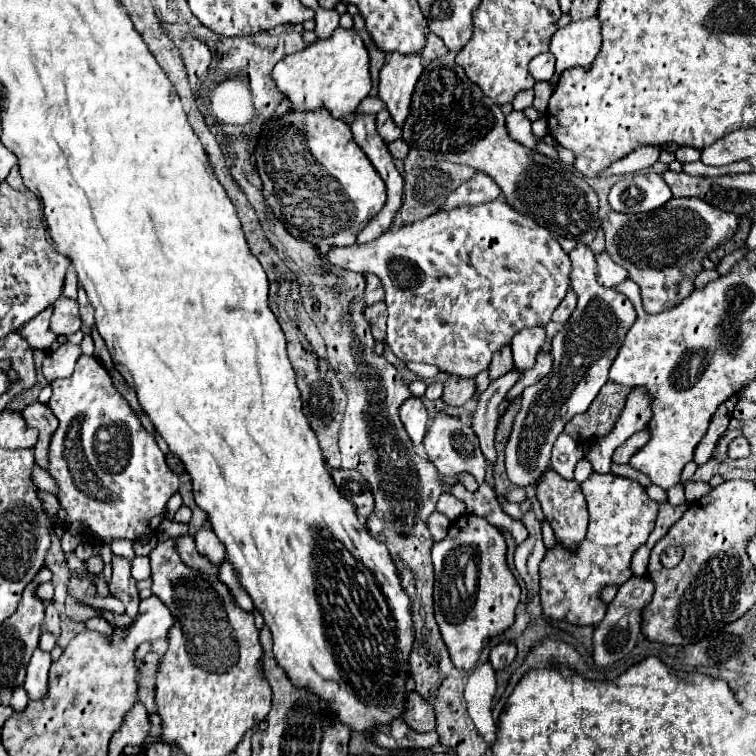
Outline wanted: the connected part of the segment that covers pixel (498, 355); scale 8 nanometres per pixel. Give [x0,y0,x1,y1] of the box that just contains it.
[489,348,511,380]

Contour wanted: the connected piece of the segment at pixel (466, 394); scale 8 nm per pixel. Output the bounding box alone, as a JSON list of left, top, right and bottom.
[441,376,475,408]

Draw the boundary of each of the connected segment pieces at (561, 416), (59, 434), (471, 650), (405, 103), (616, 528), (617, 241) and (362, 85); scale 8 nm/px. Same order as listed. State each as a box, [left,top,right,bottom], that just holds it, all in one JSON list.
[[505,244,635,488],[47,356,179,544],[431,514,521,670],[379,54,423,128],[539,474,657,626],[601,198,737,314],[273,28,369,118]]

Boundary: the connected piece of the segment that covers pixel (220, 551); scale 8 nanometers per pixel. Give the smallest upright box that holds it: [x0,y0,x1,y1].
[195,526,227,566]

